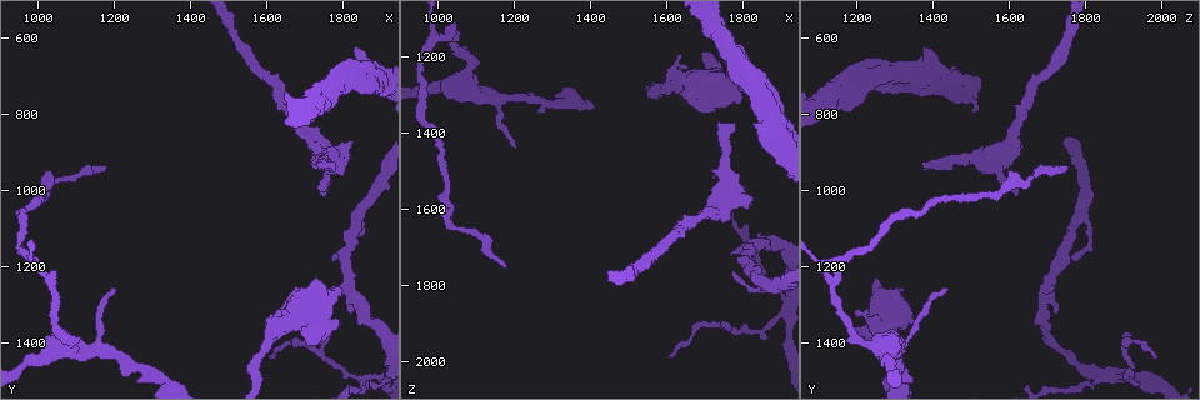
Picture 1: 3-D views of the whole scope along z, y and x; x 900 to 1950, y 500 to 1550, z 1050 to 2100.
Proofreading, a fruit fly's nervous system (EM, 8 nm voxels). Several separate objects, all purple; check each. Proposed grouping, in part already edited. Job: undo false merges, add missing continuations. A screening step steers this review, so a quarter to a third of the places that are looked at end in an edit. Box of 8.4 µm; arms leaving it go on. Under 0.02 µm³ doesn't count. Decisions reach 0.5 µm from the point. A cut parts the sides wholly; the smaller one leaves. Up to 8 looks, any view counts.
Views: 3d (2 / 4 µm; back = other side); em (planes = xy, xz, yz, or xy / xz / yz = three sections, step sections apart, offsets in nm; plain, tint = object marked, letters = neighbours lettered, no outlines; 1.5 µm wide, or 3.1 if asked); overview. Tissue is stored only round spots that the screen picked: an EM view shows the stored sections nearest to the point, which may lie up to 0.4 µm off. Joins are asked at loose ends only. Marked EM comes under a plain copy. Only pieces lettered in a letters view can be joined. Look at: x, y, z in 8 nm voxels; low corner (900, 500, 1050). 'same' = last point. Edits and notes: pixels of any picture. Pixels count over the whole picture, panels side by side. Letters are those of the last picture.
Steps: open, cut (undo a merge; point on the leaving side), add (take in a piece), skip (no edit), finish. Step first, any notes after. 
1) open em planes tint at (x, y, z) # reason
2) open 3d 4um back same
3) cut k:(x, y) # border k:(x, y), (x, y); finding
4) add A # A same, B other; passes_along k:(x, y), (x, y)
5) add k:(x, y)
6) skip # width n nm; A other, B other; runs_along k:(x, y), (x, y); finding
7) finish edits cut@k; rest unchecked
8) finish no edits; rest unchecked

open 3d 4um at (1835, 625, 1375)

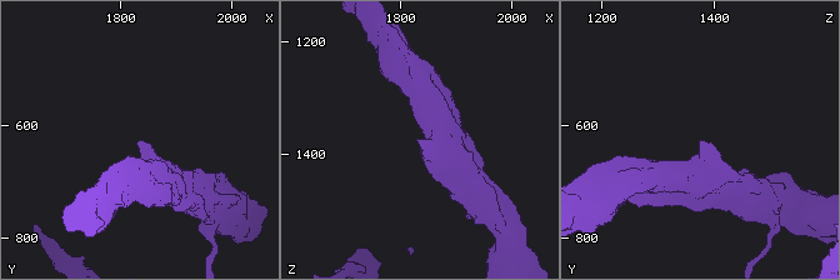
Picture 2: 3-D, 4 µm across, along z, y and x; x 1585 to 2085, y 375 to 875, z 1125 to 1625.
open em xy step 4 letters at (1835, 630, 1375) # shape alone is not enough

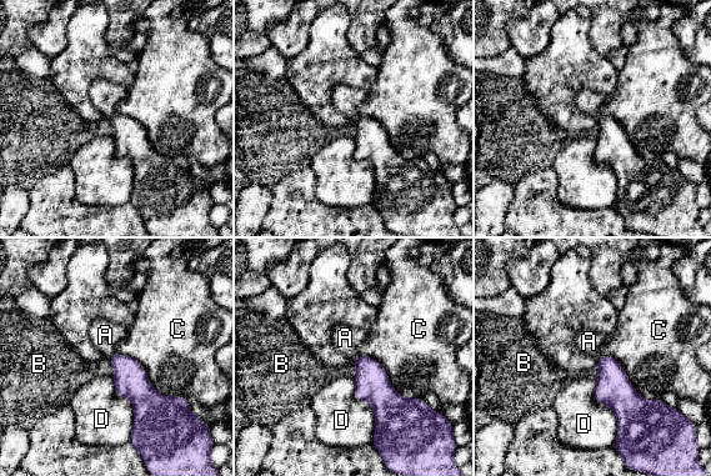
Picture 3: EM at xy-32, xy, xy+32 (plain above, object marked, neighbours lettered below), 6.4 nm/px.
open em planes letters same

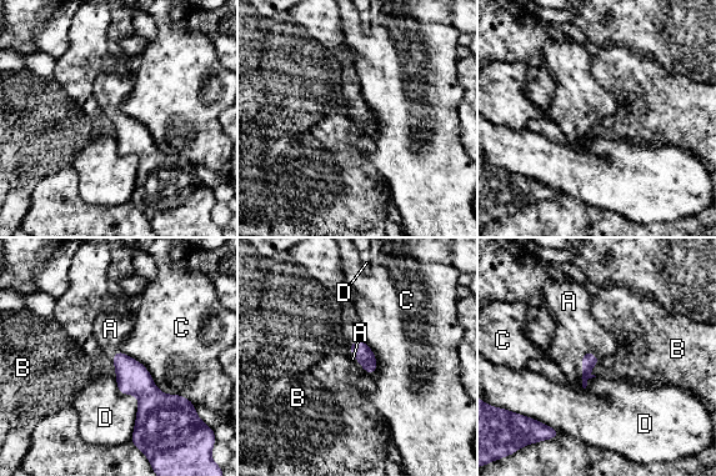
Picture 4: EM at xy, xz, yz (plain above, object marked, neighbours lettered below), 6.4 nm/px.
add A # A same, B other, C other, D other; passes_along 4:(589, 360), (592, 354), (577, 319); it goes on there

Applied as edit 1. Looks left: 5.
open 3d 4um at (1095, 1415, 1280) # a fork

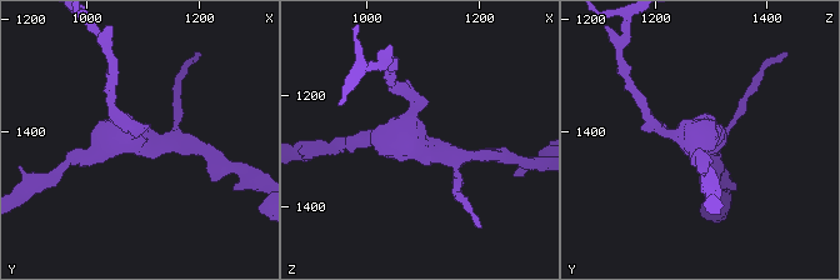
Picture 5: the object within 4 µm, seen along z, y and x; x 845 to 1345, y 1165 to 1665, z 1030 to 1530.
open em yz step 4 tint at (1090, 1415, 1285)

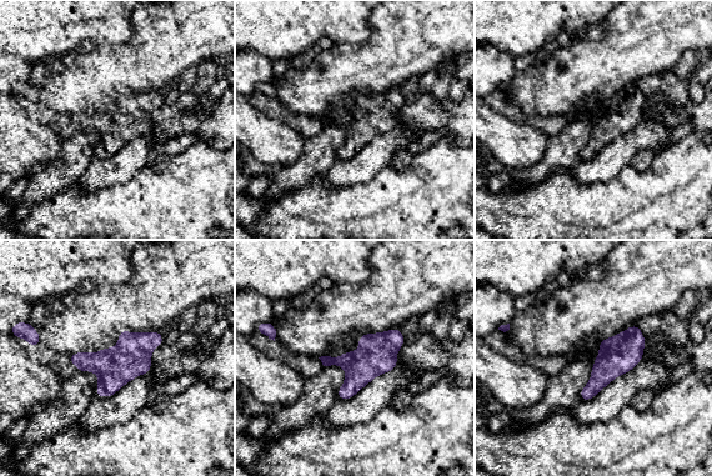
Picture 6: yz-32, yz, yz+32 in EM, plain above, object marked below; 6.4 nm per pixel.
open em xz step 4 letters same

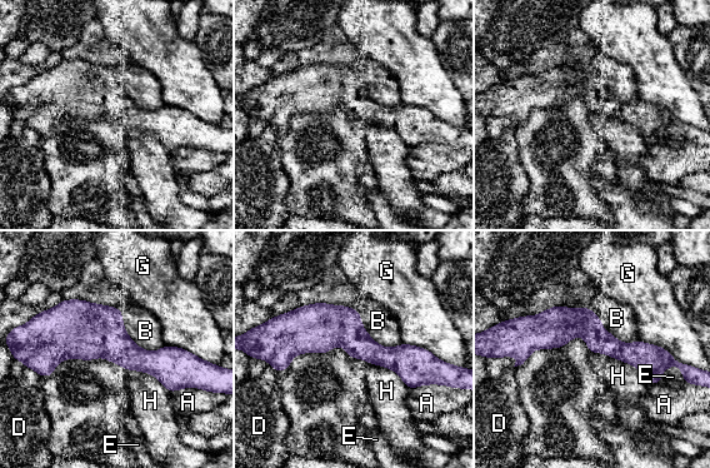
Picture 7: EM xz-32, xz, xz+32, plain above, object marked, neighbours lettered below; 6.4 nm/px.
skip # A other, B other, D other, E other, G other, H other; runs_along 7:(283, 342), (425, 359); all the same neuron

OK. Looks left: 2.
open em planes tint at (1745, 1010, 1620)

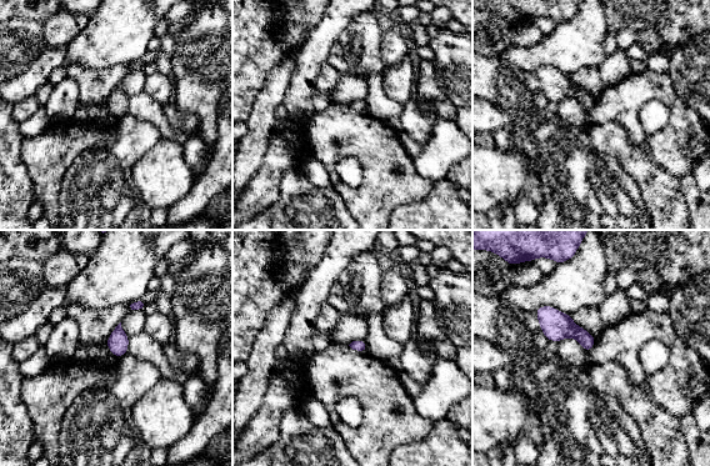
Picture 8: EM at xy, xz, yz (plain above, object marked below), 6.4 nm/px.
open em planes letters same # see the neighbours

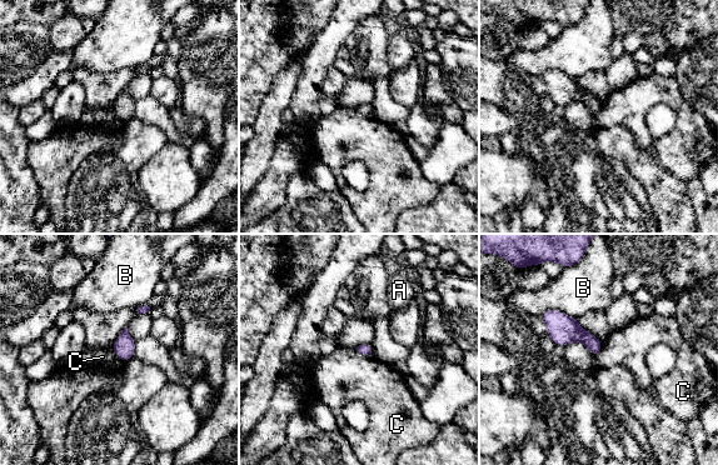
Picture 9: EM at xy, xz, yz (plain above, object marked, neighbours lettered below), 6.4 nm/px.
skip # A other, B other, C other; border 9:(354, 349), (373, 356); no lettered piece goes on from it

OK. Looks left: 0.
finish edits add@4; rest unchecked

